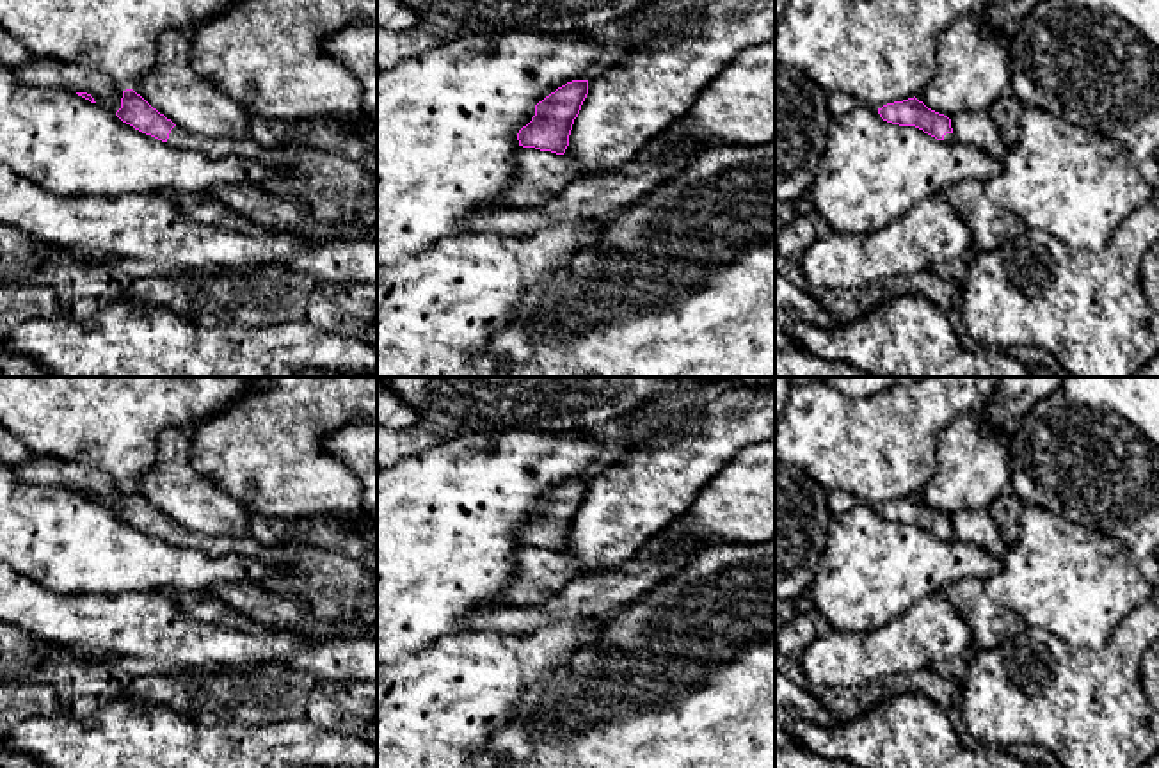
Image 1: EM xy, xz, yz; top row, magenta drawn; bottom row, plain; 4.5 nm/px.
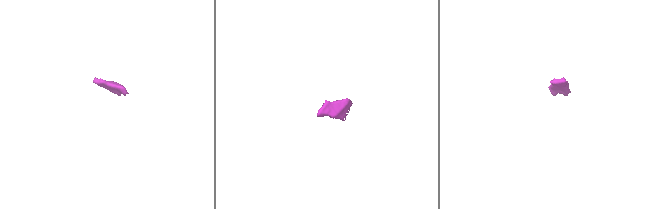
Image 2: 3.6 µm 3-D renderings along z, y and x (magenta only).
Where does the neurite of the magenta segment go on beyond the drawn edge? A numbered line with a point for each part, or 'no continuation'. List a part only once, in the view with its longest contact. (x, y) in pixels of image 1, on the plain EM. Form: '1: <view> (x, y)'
1: xy (327, 582)

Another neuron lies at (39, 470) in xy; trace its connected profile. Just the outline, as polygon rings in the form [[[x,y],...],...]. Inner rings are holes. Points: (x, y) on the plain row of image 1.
[[[32,453],[28,460],[11,466],[11,469],[23,482],[57,485],[75,492],[87,491],[98,503],[114,512],[121,507],[123,489],[94,468]]]

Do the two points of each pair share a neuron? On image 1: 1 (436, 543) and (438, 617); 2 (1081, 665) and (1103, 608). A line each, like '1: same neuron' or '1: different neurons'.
1: same neuron
2: different neurons

